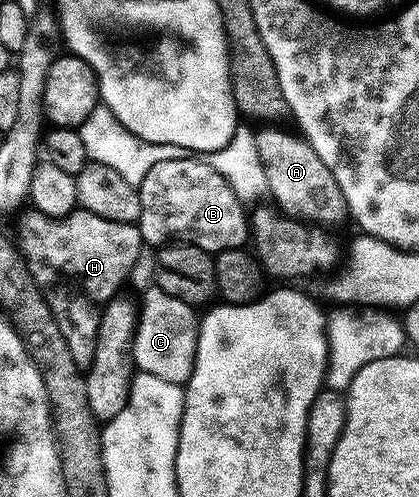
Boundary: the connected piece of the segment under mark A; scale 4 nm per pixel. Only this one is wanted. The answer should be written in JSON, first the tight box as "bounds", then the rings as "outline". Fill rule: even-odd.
{"bounds":[255,125,349,221],"outline":[[[276,125],[257,128],[255,136],[258,157],[265,173],[263,184],[272,192],[275,204],[281,210],[305,218],[317,217],[320,221],[340,221],[349,216],[348,204],[342,195],[342,187],[338,187],[338,179],[334,179],[330,167],[318,159],[318,151],[310,147],[305,137],[296,131],[291,133],[288,129],[279,129]]]}

